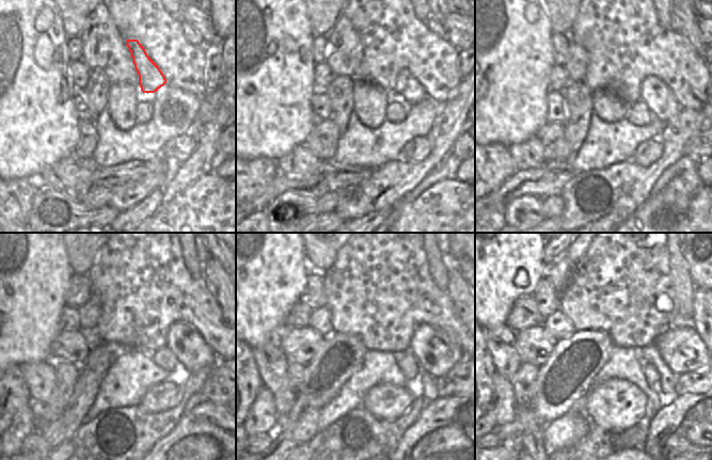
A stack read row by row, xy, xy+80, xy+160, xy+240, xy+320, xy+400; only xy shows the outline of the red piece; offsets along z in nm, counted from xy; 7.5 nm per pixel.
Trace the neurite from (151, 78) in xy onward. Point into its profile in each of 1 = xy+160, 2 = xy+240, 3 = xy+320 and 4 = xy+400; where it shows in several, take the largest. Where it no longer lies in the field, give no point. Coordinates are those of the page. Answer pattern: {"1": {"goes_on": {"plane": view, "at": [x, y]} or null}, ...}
{"1": {"goes_on": {"plane": "xy+160", "at": [654, 94]}}, "2": {"goes_on": {"plane": "xy+240", "at": [188, 346]}}, "3": {"goes_on": {"plane": "xy+320", "at": [433, 350]}}, "4": {"goes_on": {"plane": "xy+400", "at": [682, 350]}}}

